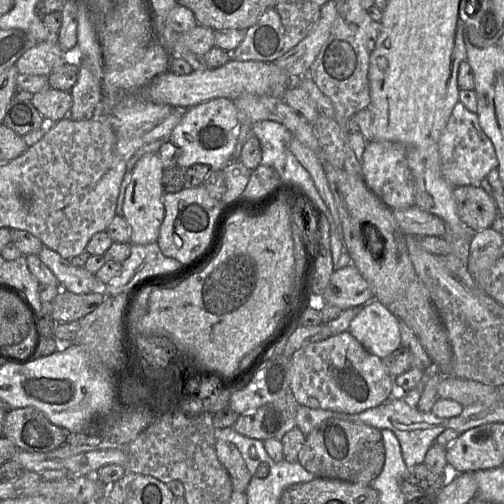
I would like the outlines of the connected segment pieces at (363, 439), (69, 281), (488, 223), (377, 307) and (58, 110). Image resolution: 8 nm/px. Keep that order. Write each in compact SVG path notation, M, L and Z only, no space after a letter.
M326 420L306 436L298 462L319 478L371 485L382 472L385 463L381 432L362 423Z
M43 246L37 256L56 276L62 290L74 294L88 294L101 288L95 275L85 267L74 266L69 260L48 247Z
M461 185L453 189L460 219L478 232L499 225L495 201L479 186Z
M376 299L361 307L348 332L380 360L401 347L399 320Z
M48 88L33 94L30 102L39 111L47 123L54 123L68 117L72 97L70 92Z

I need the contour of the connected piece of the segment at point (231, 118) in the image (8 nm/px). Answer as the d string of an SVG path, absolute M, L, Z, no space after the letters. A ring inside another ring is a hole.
M216 98L191 107L173 129L170 142L179 150L177 166L187 169L194 164L208 165L211 170L222 170L231 161L239 127L239 110L228 98Z

